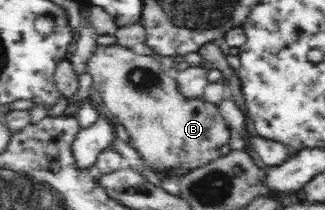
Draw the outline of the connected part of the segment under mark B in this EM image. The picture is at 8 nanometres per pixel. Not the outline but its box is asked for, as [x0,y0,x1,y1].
[86,43,230,176]

